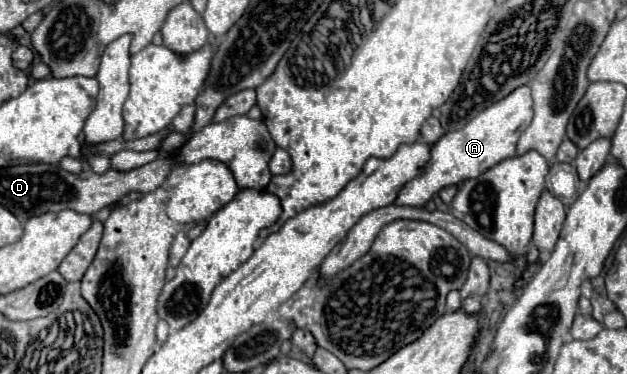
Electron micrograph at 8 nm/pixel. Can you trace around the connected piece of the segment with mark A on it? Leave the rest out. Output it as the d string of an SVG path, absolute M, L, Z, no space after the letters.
M521 86L513 90L507 98L491 104L483 112L479 112L467 126L447 132L441 140L431 146L431 158L425 162L419 176L411 178L397 194L397 206L423 206L427 204L439 190L447 186L457 186L459 182L467 182L467 178L475 178L475 174L483 174L495 166L495 162L503 162L503 158L511 158L515 154L515 144L521 132L529 126L533 118L533 102L529 86Z

